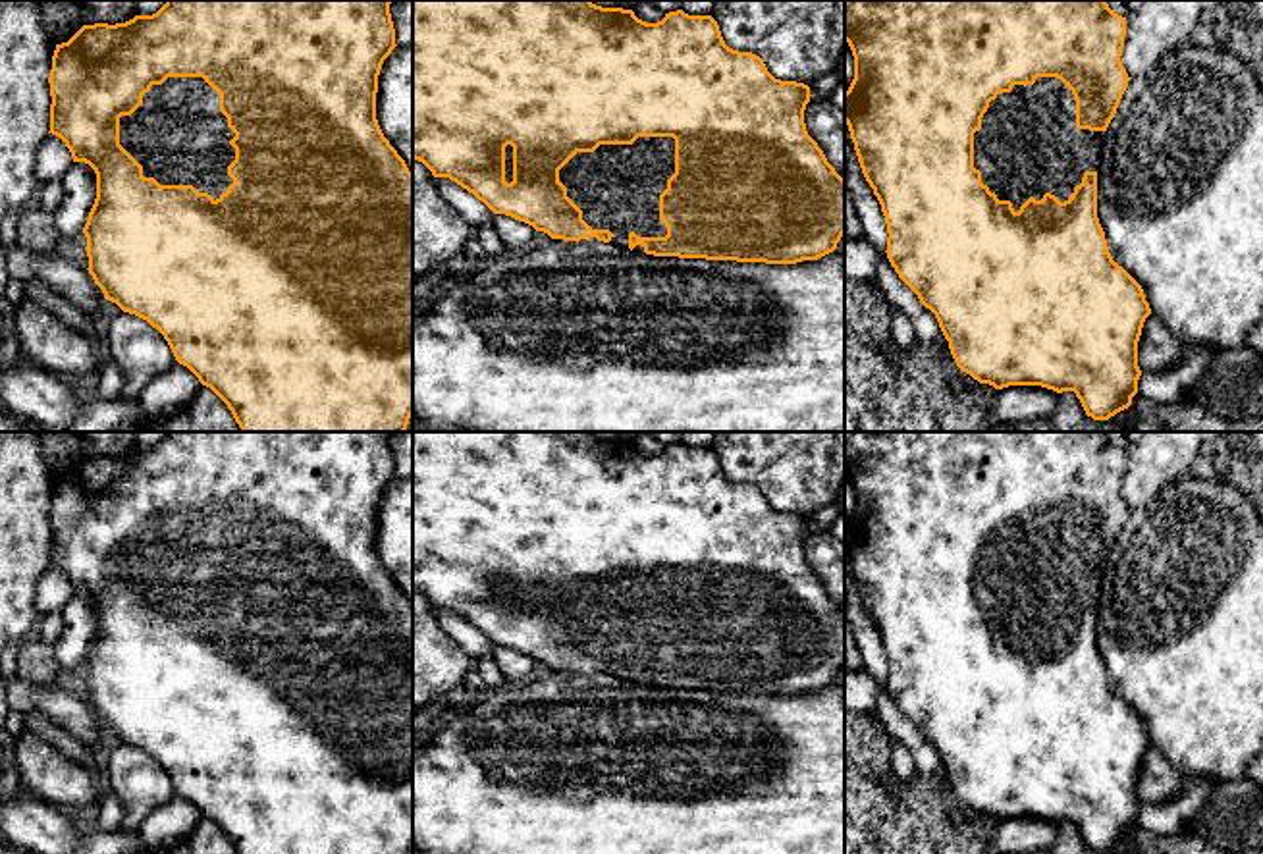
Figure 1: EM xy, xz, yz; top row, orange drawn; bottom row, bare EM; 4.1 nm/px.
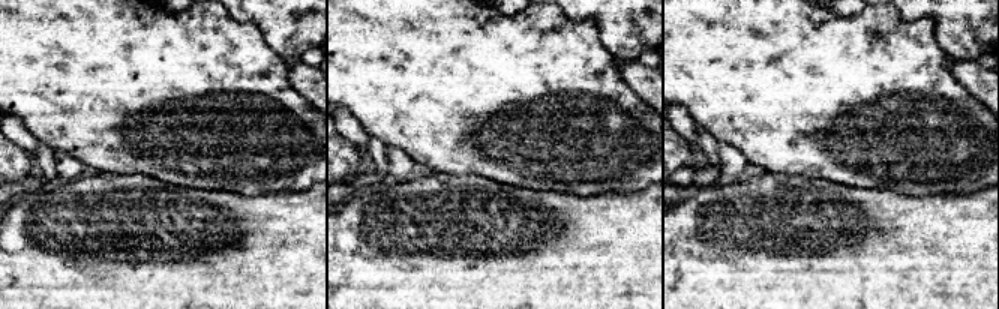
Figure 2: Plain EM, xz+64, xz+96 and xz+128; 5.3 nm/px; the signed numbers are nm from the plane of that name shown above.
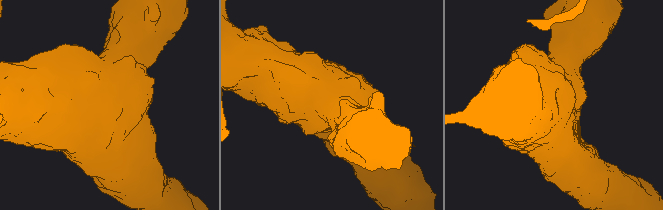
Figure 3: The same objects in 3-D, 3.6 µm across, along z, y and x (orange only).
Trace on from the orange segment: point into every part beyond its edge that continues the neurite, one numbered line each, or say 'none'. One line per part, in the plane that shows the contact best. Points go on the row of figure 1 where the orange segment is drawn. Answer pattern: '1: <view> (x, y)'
1: yz (1028, 145)

